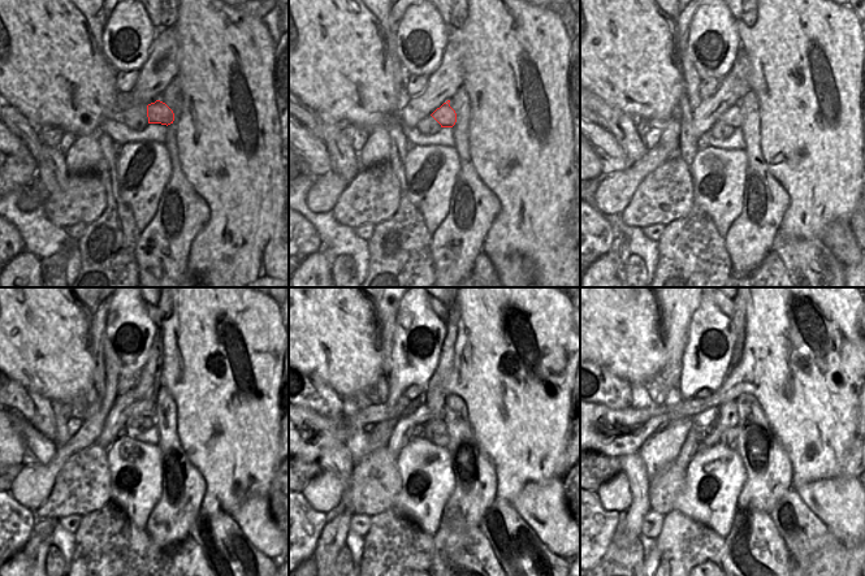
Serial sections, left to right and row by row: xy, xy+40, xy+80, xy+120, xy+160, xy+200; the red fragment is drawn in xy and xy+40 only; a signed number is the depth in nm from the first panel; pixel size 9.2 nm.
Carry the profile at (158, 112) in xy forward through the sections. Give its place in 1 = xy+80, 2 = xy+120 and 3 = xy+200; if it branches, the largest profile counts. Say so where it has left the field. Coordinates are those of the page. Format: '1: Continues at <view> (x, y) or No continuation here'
1: Continues at xy+80 (732, 116)
2: Continues at xy+120 (146, 407)
3: Continues at xy+200 (708, 418)

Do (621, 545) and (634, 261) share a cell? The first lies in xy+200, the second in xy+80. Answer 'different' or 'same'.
same

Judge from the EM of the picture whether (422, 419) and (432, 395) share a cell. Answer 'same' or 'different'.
same

